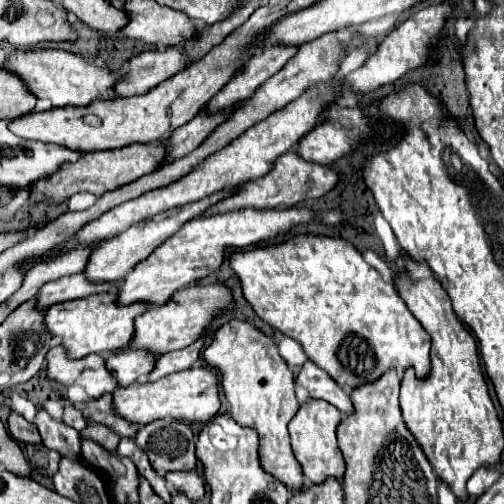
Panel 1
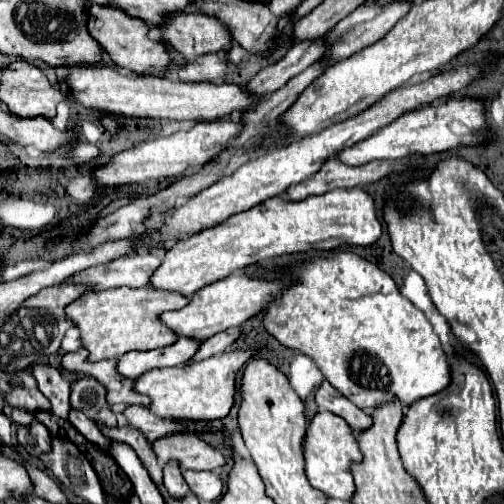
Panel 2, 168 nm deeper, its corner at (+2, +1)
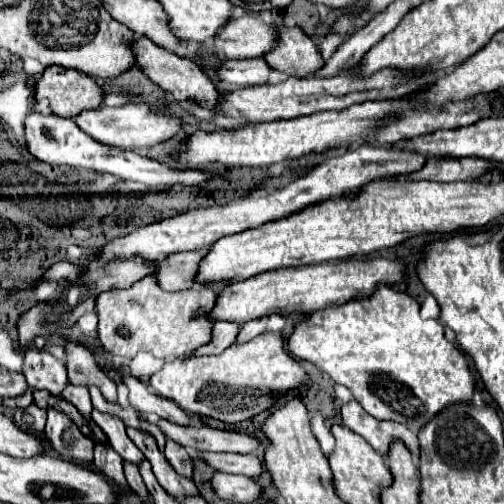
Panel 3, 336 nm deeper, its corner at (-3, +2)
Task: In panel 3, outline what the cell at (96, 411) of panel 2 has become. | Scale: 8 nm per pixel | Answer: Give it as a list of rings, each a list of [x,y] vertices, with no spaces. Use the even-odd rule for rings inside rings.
[[[76,341],[66,343],[66,367],[68,367],[68,379],[72,385],[90,387],[96,385],[106,401],[116,403],[116,383],[98,367],[94,355]]]

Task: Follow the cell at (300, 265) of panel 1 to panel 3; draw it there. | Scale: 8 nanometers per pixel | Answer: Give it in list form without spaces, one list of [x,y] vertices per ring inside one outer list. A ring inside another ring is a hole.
[[[376,285],[374,293],[372,295],[358,295],[358,297],[352,297],[348,303],[344,305],[338,305],[338,307],[332,307],[332,309],[322,309],[322,311],[316,311],[316,313],[310,313],[308,317],[304,317],[300,323],[294,325],[294,331],[292,335],[288,337],[288,349],[294,357],[300,357],[300,359],[306,359],[310,363],[314,363],[318,369],[322,369],[324,373],[328,373],[336,383],[342,383],[346,385],[354,399],[364,407],[364,411],[368,411],[370,415],[374,415],[376,419],[392,419],[392,421],[398,421],[406,427],[424,427],[430,417],[434,417],[438,411],[442,411],[446,405],[450,403],[456,403],[456,401],[472,401],[472,391],[474,391],[474,377],[468,369],[468,361],[464,359],[464,355],[444,337],[444,329],[440,325],[440,321],[436,319],[428,319],[424,321],[420,317],[420,305],[414,297],[410,297],[408,293],[404,291],[398,291],[394,287],[388,287],[388,285]]]

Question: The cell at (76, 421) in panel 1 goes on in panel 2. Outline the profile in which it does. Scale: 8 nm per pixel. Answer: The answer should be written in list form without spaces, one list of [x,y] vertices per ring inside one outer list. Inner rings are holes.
[[[35,362],[31,366],[31,372],[37,380],[37,388],[43,392],[43,396],[51,402],[51,412],[59,418],[67,418],[69,416],[69,382],[65,382],[65,378],[61,376],[61,372],[53,366],[47,364],[39,364]]]

